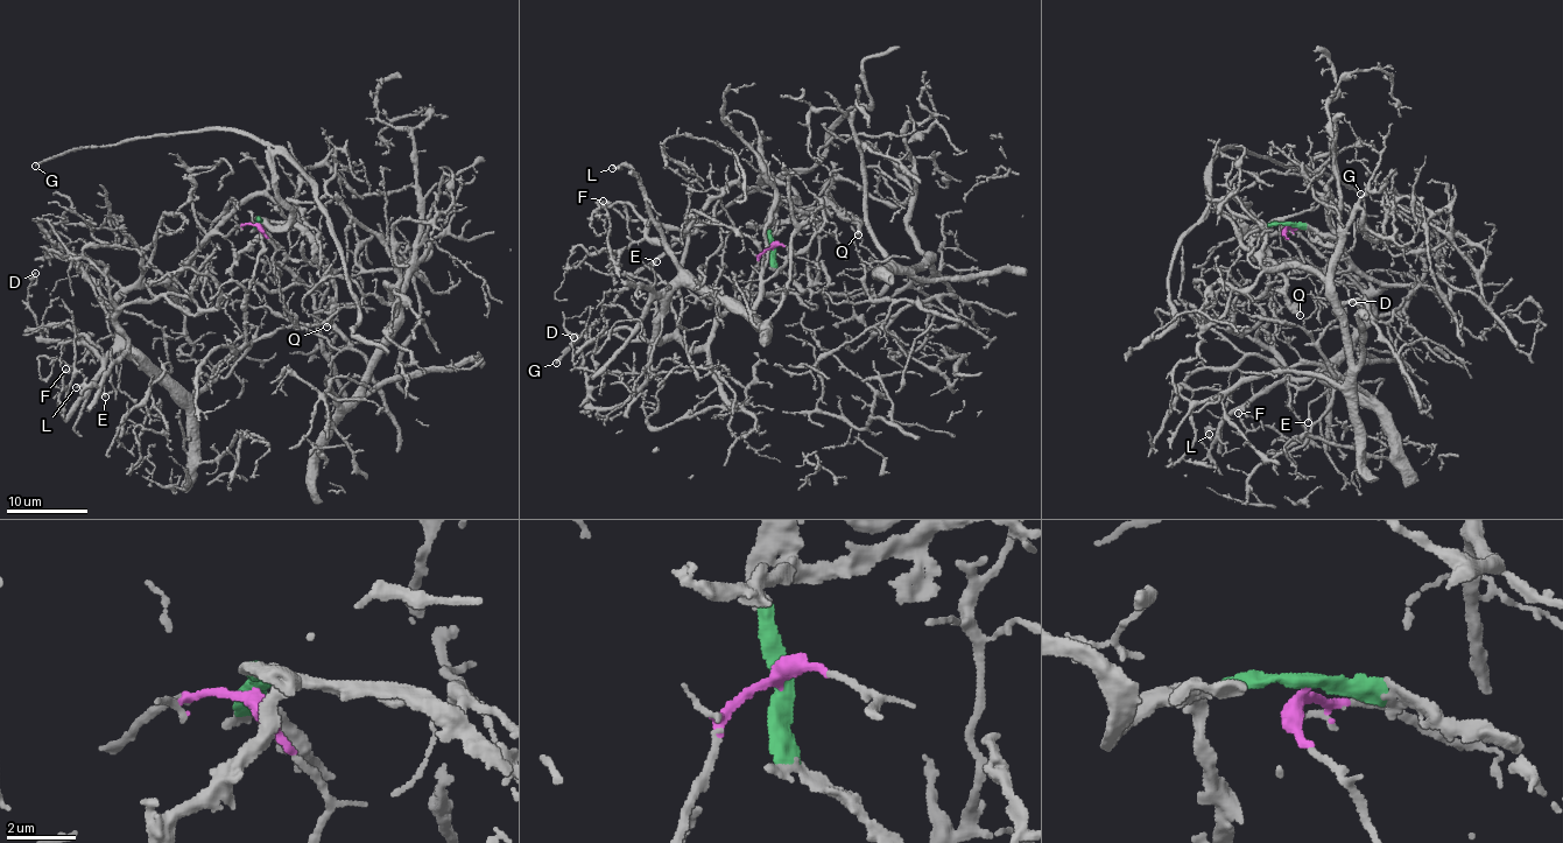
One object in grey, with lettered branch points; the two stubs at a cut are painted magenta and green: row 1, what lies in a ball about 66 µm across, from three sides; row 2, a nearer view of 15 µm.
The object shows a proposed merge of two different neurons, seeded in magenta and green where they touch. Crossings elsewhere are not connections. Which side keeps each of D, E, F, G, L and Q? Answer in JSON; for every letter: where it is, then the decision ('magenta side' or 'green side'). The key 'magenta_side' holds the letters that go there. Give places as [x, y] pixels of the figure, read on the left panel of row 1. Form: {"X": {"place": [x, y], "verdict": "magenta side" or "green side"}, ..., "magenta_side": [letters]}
{"D": {"place": [35, 273], "verdict": "magenta side"}, "E": {"place": [105, 397], "verdict": "magenta side"}, "F": {"place": [65, 369], "verdict": "magenta side"}, "G": {"place": [35, 166], "verdict": "green side"}, "L": {"place": [76, 387], "verdict": "magenta side"}, "Q": {"place": [326, 327], "verdict": "green side"}, "magenta_side": ["D", "E", "F", "L"]}

